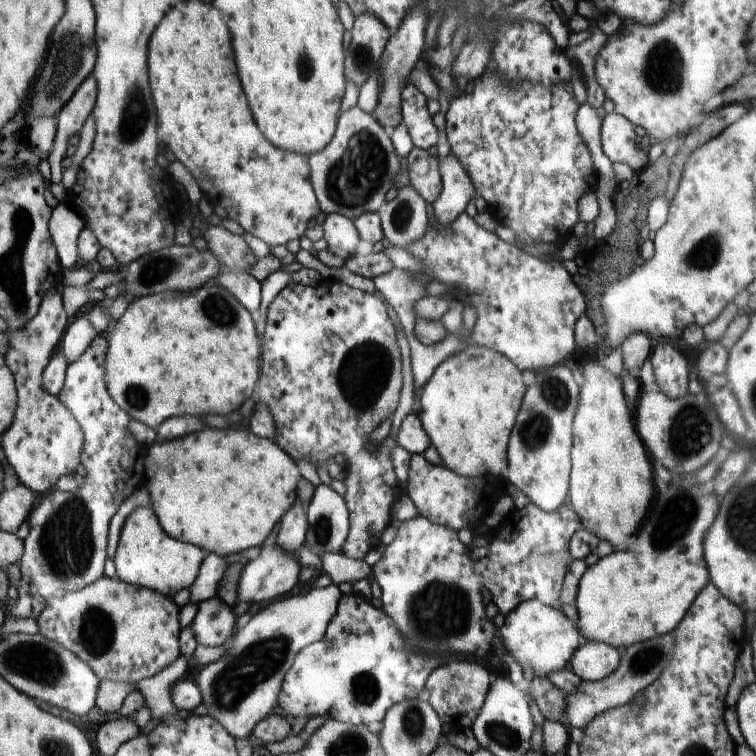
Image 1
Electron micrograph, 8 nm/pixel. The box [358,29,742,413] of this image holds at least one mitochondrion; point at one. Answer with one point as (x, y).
(663, 70)

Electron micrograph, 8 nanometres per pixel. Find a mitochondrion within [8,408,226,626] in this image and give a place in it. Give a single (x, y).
(68, 544)

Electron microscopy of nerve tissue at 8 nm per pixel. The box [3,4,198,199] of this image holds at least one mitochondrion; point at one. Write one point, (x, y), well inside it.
(68, 58)

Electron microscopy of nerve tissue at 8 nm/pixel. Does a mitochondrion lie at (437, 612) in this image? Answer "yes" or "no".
yes

